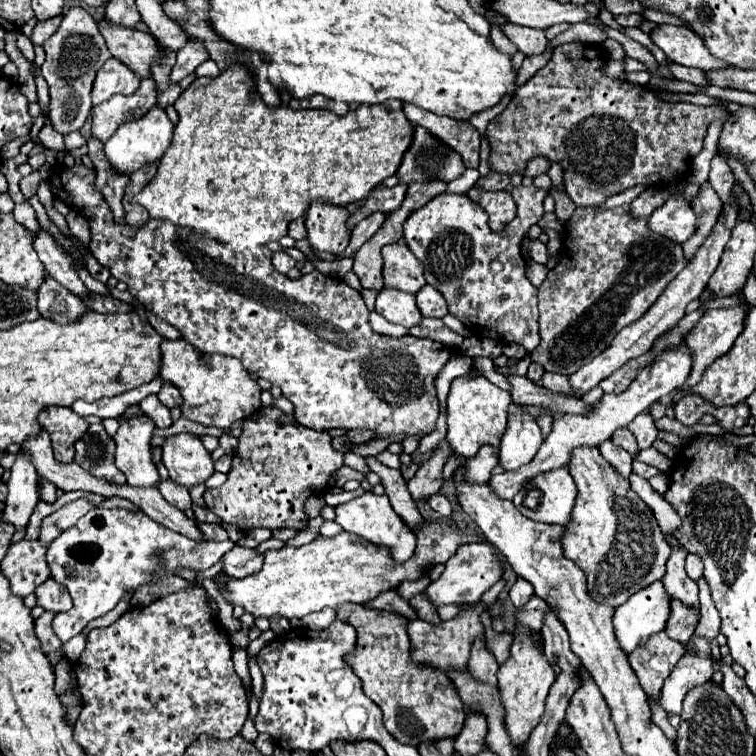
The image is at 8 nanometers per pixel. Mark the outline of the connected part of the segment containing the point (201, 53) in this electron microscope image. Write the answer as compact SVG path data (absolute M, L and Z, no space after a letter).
M190 39L188 45L184 45L176 57L176 63L170 71L170 83L180 83L186 75L194 73L194 69L208 59L208 53L204 45L196 39Z

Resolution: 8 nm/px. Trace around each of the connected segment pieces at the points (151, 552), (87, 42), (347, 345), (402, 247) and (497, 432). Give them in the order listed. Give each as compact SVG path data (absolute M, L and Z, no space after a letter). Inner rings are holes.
M94 507L86 517L80 517L74 527L60 533L48 547L46 561L50 565L52 579L66 585L74 599L74 607L70 611L54 617L52 629L62 643L66 643L80 635L92 619L112 611L128 591L152 585L162 577L178 575L180 569L192 569L196 573L206 571L232 547L234 543L230 539L204 539L204 543L196 543L194 539L156 523L142 511L132 513L126 509Z
M70 7L70 11L64 15L62 19L64 23L60 23L58 31L44 43L44 51L46 51L46 61L42 65L42 75L44 79L48 81L48 87L50 87L50 123L54 129L58 129L58 133L62 135L68 135L70 131L78 131L88 115L90 115L90 109L92 109L92 103L90 103L90 91L92 91L92 83L94 83L94 77L98 73L98 69L112 57L108 47L106 47L106 41L104 37L100 35L100 27L98 27L98 21L82 7Z
M54 165L50 185L56 199L76 207L88 219L92 231L90 253L112 271L112 277L124 281L128 291L150 313L176 327L184 341L190 341L200 351L236 357L250 373L278 385L284 397L294 405L296 421L304 427L316 431L334 427L346 431L370 429L376 439L402 433L406 437L424 437L436 429L440 403L434 379L450 359L450 347L412 335L394 339L374 333L368 325L368 307L356 289L338 277L326 277L318 271L292 281L272 267L272 251L268 247L234 251L228 245L202 237L192 229L176 227L170 221L150 219L142 229L116 225L110 207L94 187L94 171L84 165L76 165L74 169Z
M392 243L382 247L382 277L384 287L398 287L404 293L418 293L424 281L424 265L406 243Z
M464 375L454 379L446 399L446 423L448 423L446 439L452 445L452 451L464 457L474 457L476 451L482 447L482 443L498 445L504 433L504 425L508 421L508 405L510 393L496 387L482 375L476 377Z

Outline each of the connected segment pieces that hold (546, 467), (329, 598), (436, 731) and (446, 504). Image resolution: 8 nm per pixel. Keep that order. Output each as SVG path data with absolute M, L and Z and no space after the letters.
M682 345L674 351L662 353L654 363L650 363L648 367L644 367L638 377L630 383L630 387L626 391L622 391L620 395L602 395L592 407L590 413L584 415L572 415L572 413L564 413L558 419L554 419L554 427L552 433L548 435L548 439L542 443L538 455L532 459L532 463L520 467L518 471L510 471L510 473L500 473L500 475L492 475L488 481L488 487L492 489L492 493L500 499L512 499L520 487L524 487L524 483L528 483L528 479L534 479L540 473L558 469L558 467L566 467L568 459L572 455L572 451L576 447L600 447L600 443L608 441L612 437L612 433L620 427L626 427L636 415L640 415L642 411L646 411L652 403L656 403L660 397L668 395L670 391L674 391L676 387L682 387L688 379L688 373L692 369L690 363L690 355L688 349Z
M426 523L420 529L414 529L418 535L416 555L408 559L404 565L392 563L388 551L384 547L376 547L348 531L338 533L336 537L316 537L312 543L302 547L288 547L264 553L264 565L258 573L248 575L244 579L230 577L226 573L218 573L214 583L220 595L232 607L240 605L246 613L254 617L286 617L286 619L302 619L310 613L322 611L324 607L338 609L342 603L366 603L378 597L382 591L394 589L396 583L406 579L418 579L420 567L446 563L462 543L480 541L474 531L458 531L448 527L446 523Z
M338 609L338 619L356 627L356 651L346 657L364 683L364 693L382 709L384 727L400 743L418 747L442 739L454 739L464 727L464 703L450 679L430 667L418 667L410 659L408 621L396 613L372 609Z
M432 495L432 499L428 501L428 505L438 513L438 515L442 515L442 517L450 517L452 515L452 505L450 505L450 501L444 497L444 495Z

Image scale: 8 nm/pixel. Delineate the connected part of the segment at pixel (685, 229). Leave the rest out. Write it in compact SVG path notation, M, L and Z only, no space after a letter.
M672 195L650 215L648 229L674 243L682 243L696 231L696 215L682 197Z

